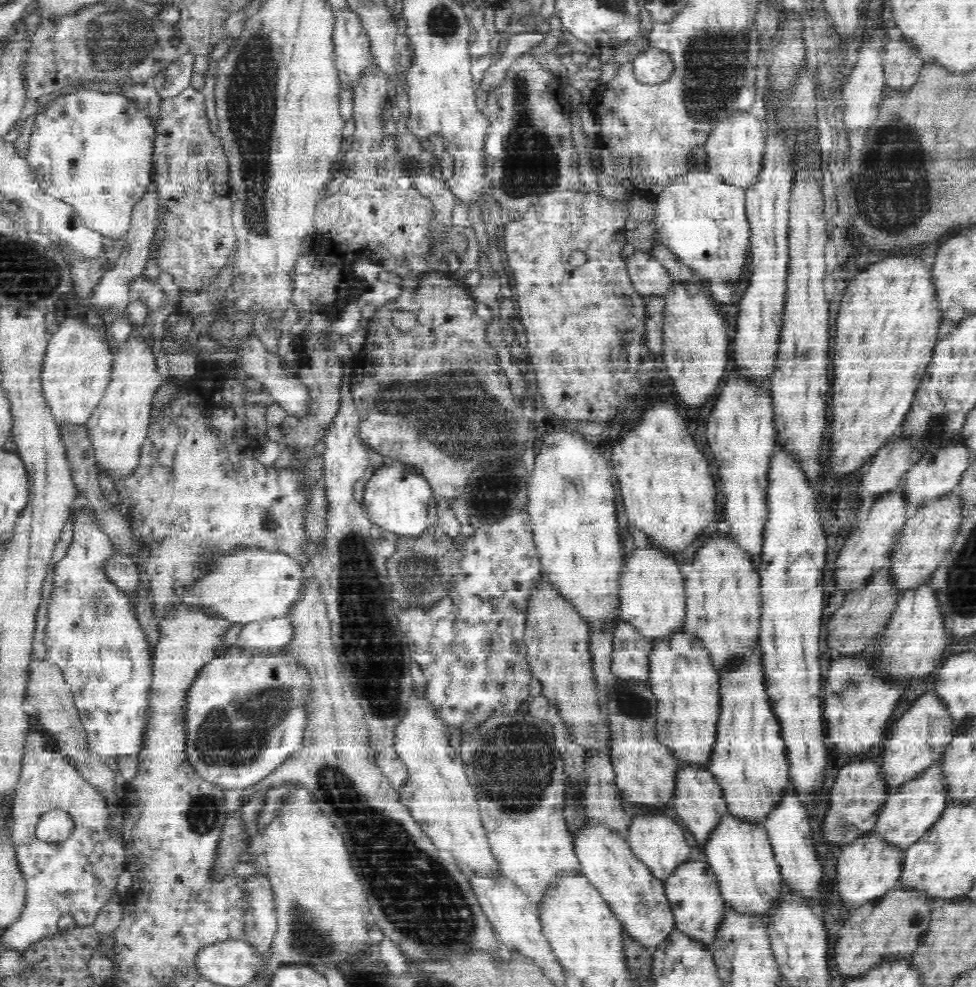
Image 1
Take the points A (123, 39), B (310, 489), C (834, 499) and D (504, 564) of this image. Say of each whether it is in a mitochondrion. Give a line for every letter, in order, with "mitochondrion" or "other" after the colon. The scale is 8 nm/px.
A: mitochondrion
B: other
C: other
D: other

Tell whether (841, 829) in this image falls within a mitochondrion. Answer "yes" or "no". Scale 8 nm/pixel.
yes

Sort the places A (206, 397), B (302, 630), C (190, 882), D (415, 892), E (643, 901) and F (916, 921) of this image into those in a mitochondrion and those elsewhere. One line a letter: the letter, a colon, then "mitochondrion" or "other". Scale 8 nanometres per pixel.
A: other
B: other
C: other
D: mitochondrion
E: mitochondrion
F: other

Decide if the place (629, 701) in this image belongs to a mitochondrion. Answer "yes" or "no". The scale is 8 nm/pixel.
yes

